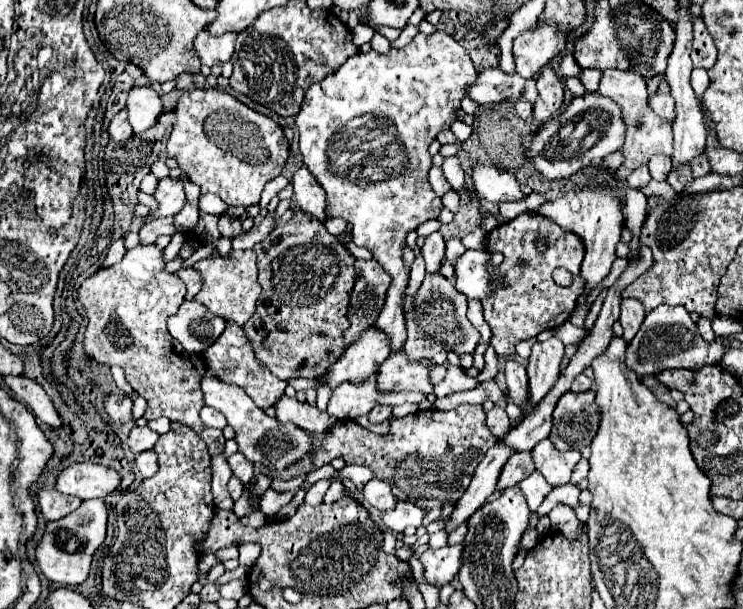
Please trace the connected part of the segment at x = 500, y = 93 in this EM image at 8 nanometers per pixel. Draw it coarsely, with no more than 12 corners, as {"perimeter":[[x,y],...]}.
{"perimeter":[[488,68],[466,88],[478,104],[534,102],[534,78]]}

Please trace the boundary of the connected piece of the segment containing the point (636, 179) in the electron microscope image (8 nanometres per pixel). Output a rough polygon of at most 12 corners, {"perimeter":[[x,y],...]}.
{"perimeter":[[646,166],[628,176],[628,184],[648,184],[652,180]]}

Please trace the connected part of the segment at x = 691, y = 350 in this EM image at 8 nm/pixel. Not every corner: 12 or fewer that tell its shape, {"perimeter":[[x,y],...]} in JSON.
{"perimeter":[[684,306],[646,314],[628,346],[638,376],[718,364]]}

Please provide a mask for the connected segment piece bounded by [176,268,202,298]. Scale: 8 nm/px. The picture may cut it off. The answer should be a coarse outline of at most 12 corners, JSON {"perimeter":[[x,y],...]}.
{"perimeter":[[194,268],[178,270],[186,284],[186,298],[194,298],[202,286]]}

